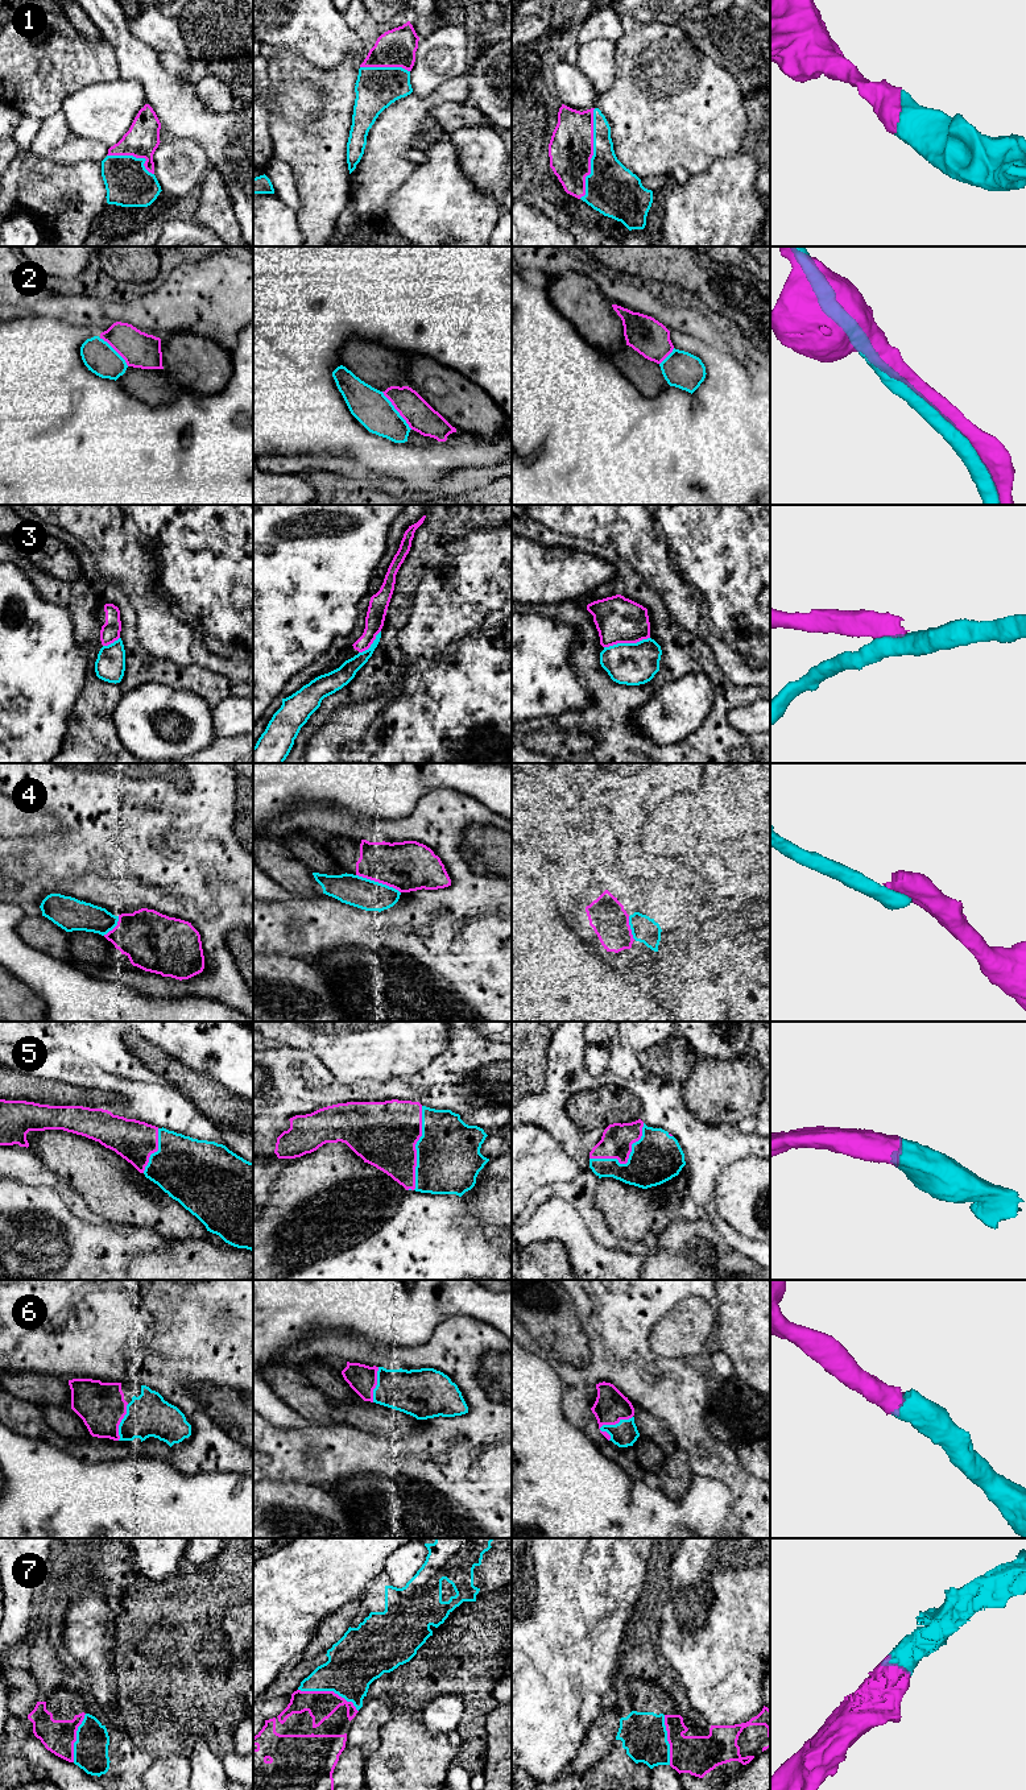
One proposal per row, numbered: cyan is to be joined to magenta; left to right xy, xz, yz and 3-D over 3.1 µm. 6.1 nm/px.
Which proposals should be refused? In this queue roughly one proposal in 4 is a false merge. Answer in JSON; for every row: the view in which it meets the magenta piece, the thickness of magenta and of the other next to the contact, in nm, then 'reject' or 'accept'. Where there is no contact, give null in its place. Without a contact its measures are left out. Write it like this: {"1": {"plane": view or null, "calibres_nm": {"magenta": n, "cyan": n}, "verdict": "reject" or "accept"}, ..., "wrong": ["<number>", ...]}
{"1": {"plane": "yz", "calibres_nm": {"magenta": 280, "cyan": 320}, "verdict": "accept"}, "2": {"plane": "xz", "calibres_nm": {"magenta": 180, "cyan": 220}, "verdict": "reject"}, "3": {"plane": "yz", "calibres_nm": {"magenta": 280, "cyan": 260}, "verdict": "reject"}, "4": {"plane": "xz", "calibres_nm": {"magenta": 300, "cyan": 190}, "verdict": "reject"}, "5": {"plane": "xz", "calibres_nm": {"magenta": 400, "cyan": 400}, "verdict": "accept"}, "6": {"plane": "yz", "calibres_nm": {"magenta": 200, "cyan": 150}, "verdict": "accept"}, "7": {"plane": "xz", "calibres_nm": {"magenta": 180, "cyan": 320}, "verdict": "accept"}, "wrong": ["2", "3", "4"]}

